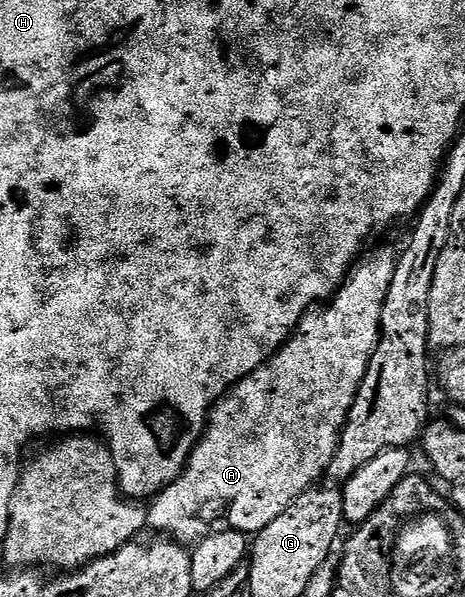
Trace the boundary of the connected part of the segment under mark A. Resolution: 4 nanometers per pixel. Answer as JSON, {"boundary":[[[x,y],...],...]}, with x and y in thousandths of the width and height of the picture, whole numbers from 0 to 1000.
{"boundary":[[[798,417],[757,446],[740,476],[703,508],[665,518],[628,563],[458,678],[430,740],[404,765],[404,781],[383,802],[325,834],[316,848],[320,888],[338,886],[344,891],[338,894],[368,896],[389,910],[426,910],[460,891],[456,878],[486,864],[499,846],[497,884],[548,896],[581,883],[606,856],[673,817],[688,797],[703,794],[796,601],[817,573],[822,514],[830,508],[830,487],[839,487],[839,471],[847,467],[854,419]]]}

